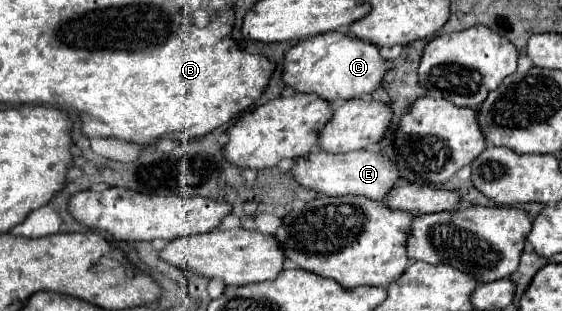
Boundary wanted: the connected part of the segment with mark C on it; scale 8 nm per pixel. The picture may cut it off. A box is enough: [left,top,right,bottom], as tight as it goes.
[282,31,386,105]

